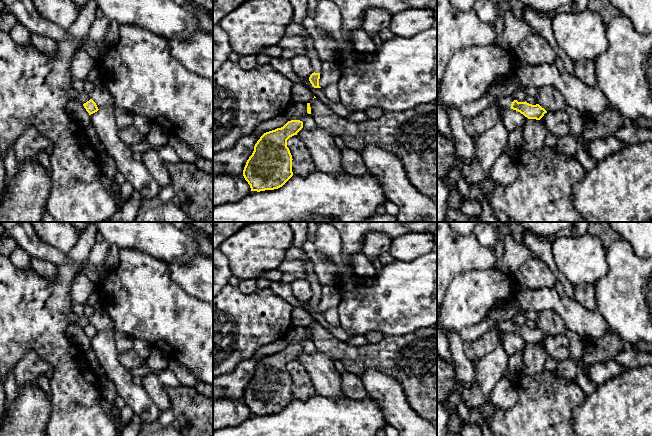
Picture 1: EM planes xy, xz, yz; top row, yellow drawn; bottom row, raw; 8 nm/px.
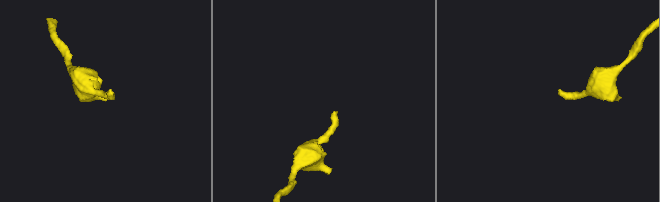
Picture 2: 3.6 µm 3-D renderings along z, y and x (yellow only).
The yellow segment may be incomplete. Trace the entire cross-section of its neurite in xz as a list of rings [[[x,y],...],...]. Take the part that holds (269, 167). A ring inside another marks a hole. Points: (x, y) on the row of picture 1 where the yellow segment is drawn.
[[[300,120],[288,121],[283,127],[264,133],[246,162],[243,176],[251,191],[274,190],[292,176],[292,155],[287,140],[303,128]]]

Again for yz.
[[[511,95],[499,98],[496,103],[496,107],[502,106],[505,108],[511,108],[523,114],[528,119],[540,120],[547,111],[542,108],[539,104],[532,105],[525,102],[518,102],[514,100]]]

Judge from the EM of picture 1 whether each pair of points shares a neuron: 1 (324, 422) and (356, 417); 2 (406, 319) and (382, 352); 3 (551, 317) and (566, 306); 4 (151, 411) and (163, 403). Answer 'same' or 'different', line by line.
1: same
2: different
3: different
4: different

